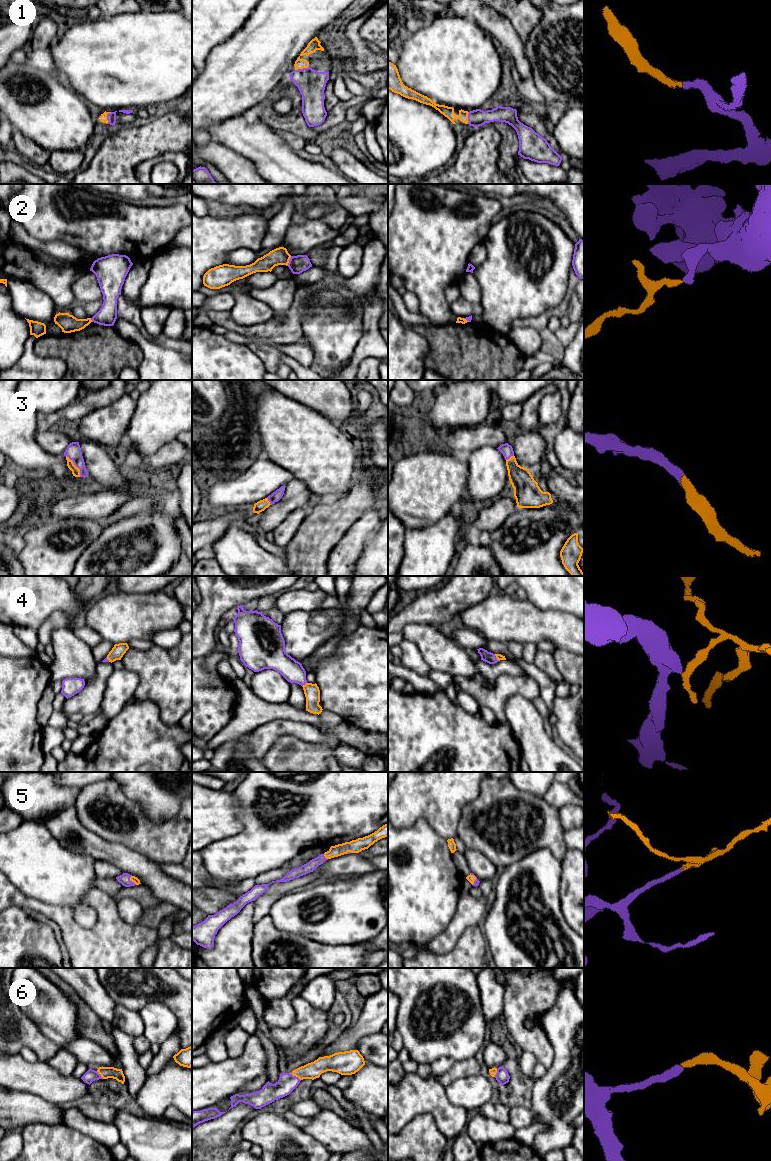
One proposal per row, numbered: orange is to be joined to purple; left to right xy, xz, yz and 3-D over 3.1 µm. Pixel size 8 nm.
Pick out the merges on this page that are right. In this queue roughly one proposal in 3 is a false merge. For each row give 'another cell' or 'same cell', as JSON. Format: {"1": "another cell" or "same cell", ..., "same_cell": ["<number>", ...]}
{"1": "same cell", "2": "another cell", "3": "same cell", "4": "same cell", "5": "same cell", "6": "same cell", "same_cell": ["1", "3", "4", "5", "6"]}

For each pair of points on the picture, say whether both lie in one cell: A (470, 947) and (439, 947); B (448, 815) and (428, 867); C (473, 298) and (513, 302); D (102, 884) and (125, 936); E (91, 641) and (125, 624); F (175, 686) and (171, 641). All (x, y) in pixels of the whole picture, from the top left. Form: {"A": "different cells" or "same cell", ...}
{"A": "different cells", "B": "different cells", "C": "different cells", "D": "different cells", "E": "different cells", "F": "different cells"}

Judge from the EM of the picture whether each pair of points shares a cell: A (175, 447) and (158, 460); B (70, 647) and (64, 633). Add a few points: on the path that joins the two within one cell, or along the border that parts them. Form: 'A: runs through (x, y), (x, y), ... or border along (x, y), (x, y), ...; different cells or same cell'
A: runs through (171, 451), (162, 458); same cell
B: runs through (67, 644), (64, 641), (64, 636); same cell

